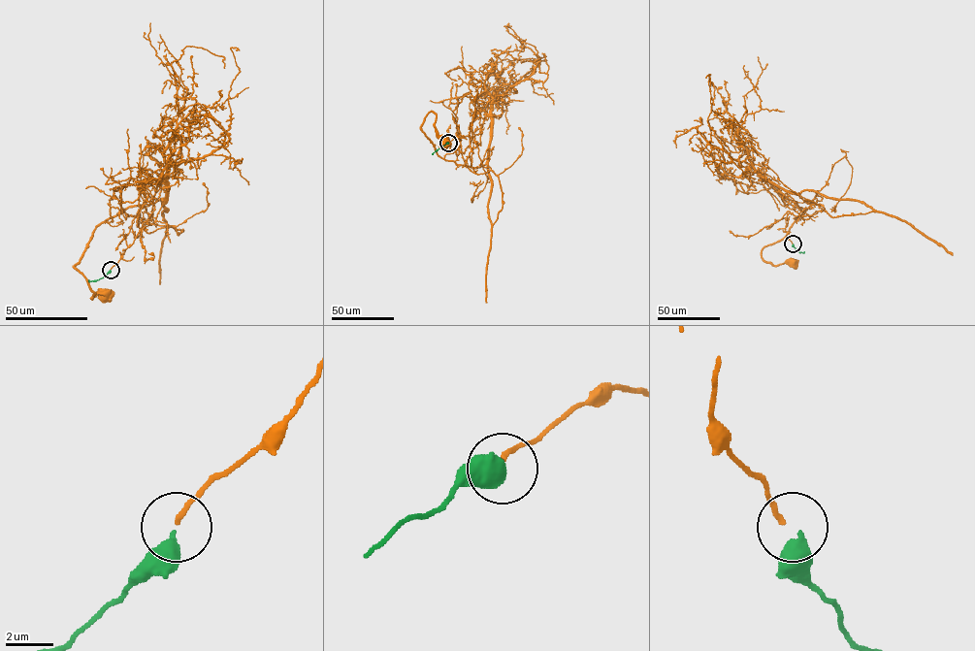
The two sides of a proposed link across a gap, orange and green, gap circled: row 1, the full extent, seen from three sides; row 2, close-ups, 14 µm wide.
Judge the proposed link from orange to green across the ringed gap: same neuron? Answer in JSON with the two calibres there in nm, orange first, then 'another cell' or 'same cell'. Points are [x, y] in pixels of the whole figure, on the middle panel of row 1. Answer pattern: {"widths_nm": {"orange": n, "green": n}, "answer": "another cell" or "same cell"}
{"widths_nm": {"orange": 220, "green": 400}, "answer": "another cell"}

